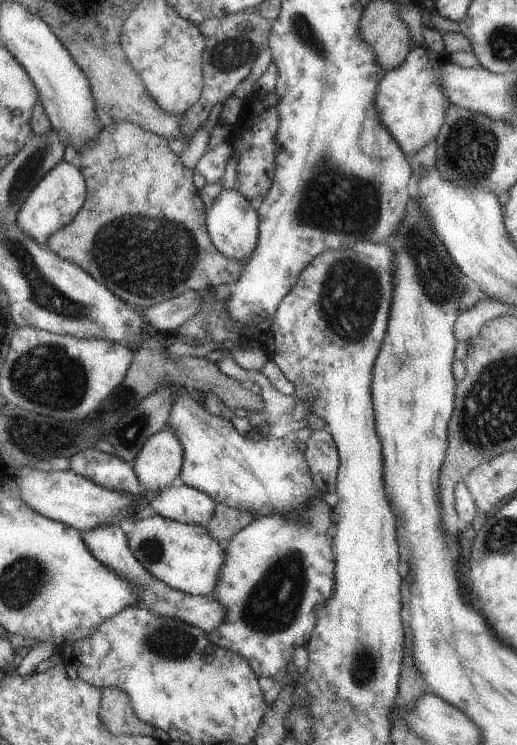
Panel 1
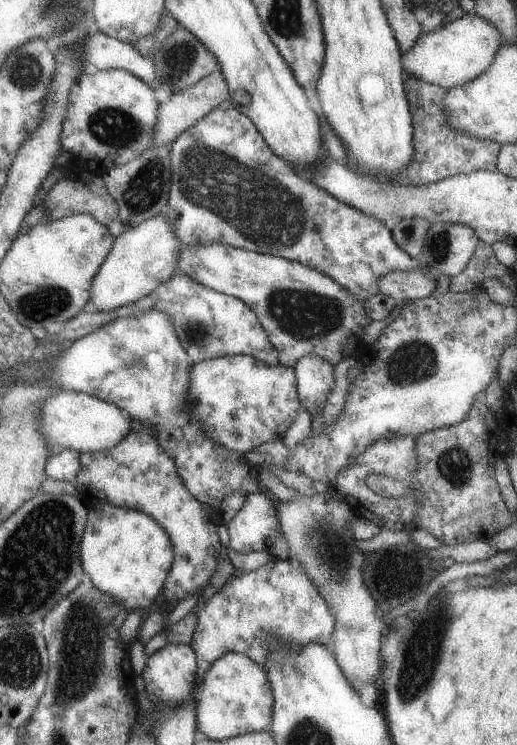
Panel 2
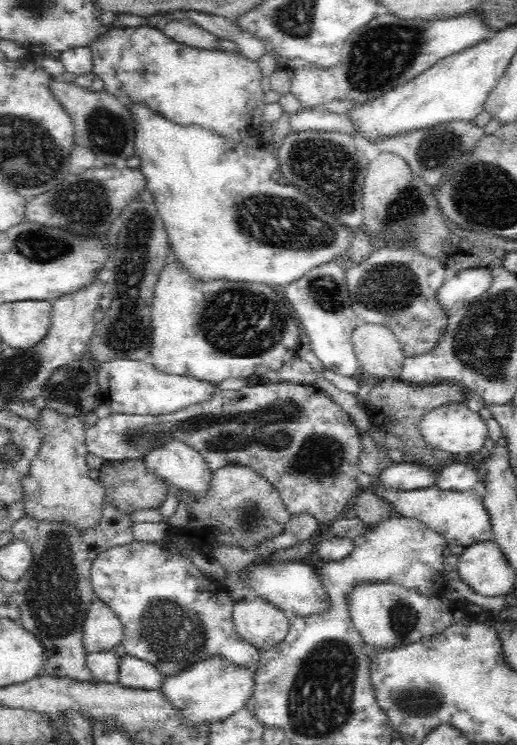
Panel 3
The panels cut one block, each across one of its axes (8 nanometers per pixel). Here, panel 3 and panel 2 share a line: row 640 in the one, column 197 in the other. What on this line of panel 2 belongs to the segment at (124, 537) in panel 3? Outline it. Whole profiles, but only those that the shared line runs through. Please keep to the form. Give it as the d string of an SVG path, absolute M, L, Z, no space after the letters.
M182 26L162 43L151 59L173 92L189 89L219 66L211 51Z

